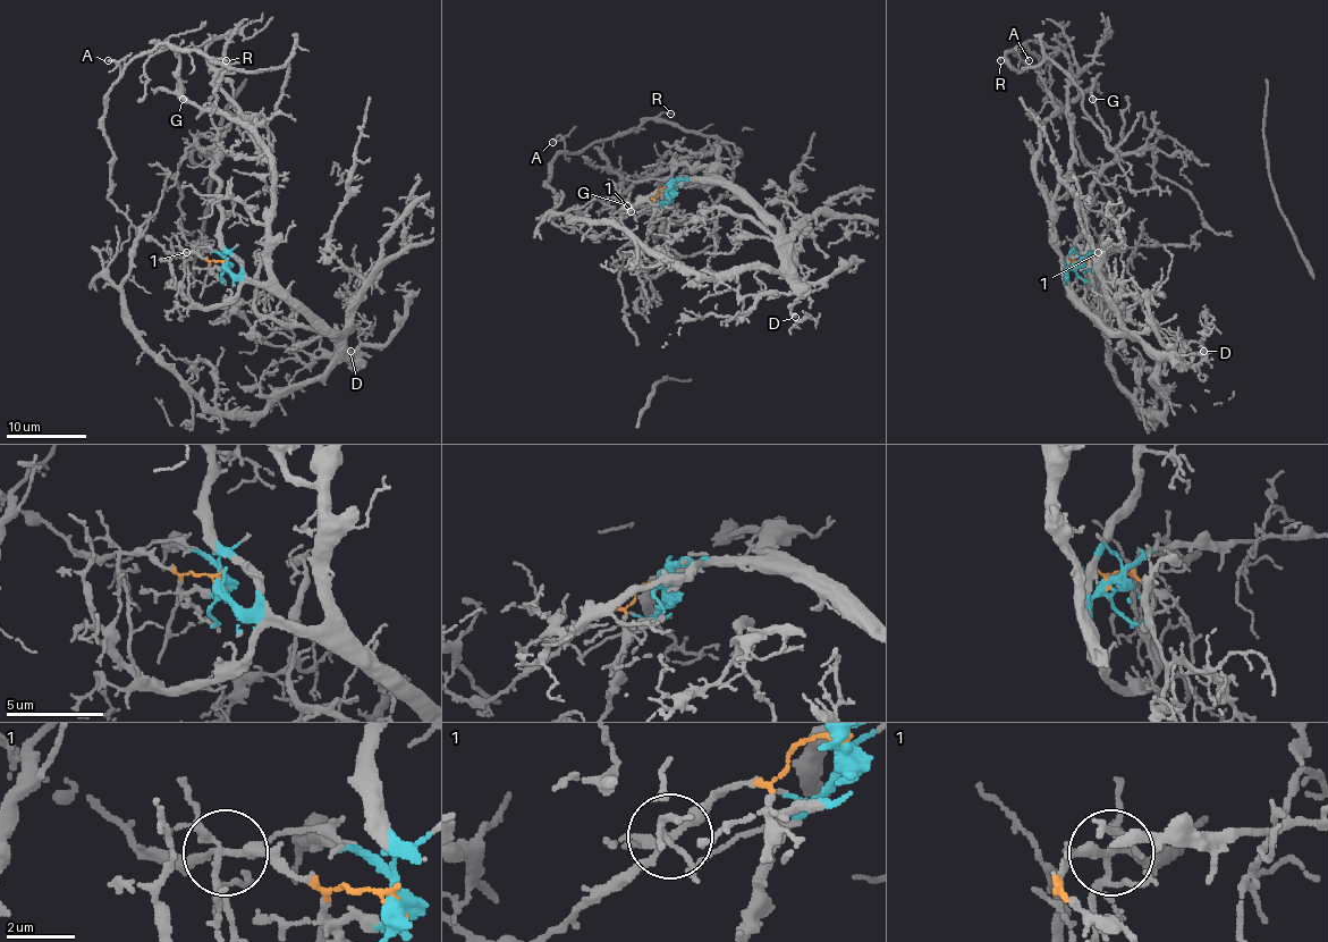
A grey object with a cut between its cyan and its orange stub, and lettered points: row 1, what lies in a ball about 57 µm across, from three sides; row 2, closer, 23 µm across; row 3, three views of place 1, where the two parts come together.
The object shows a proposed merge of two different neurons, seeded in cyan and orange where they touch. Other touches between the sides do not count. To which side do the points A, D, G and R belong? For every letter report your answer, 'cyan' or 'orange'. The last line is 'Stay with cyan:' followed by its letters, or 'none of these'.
A: orange
D: cyan
G: cyan
R: orange
Stay with cyan: D, G

